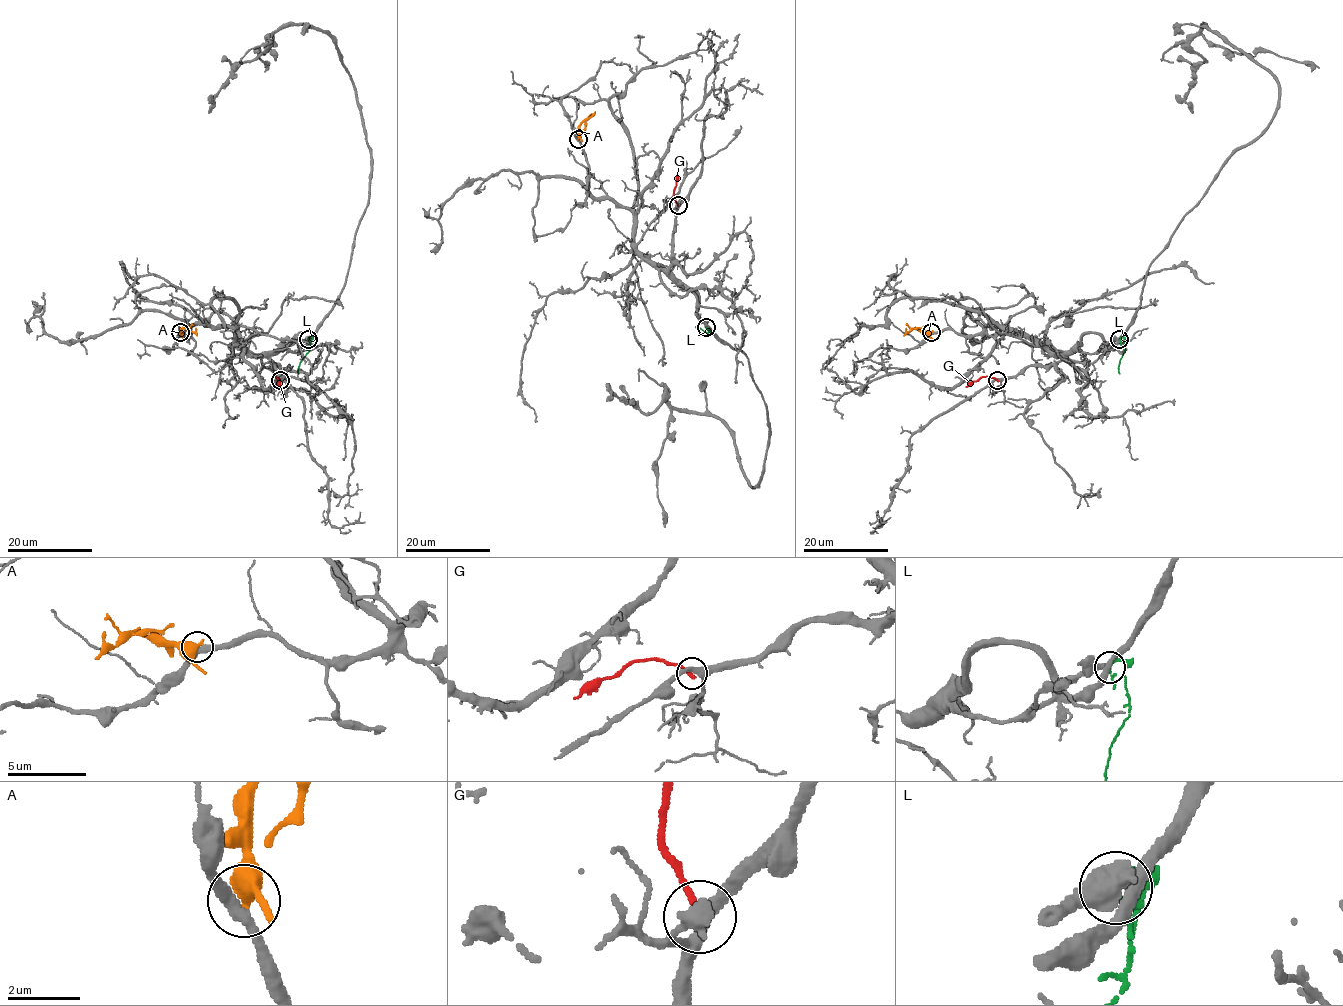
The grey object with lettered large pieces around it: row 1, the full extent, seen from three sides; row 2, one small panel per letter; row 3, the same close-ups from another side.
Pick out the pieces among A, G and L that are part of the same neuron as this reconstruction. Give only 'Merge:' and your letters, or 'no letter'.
Merge: L

